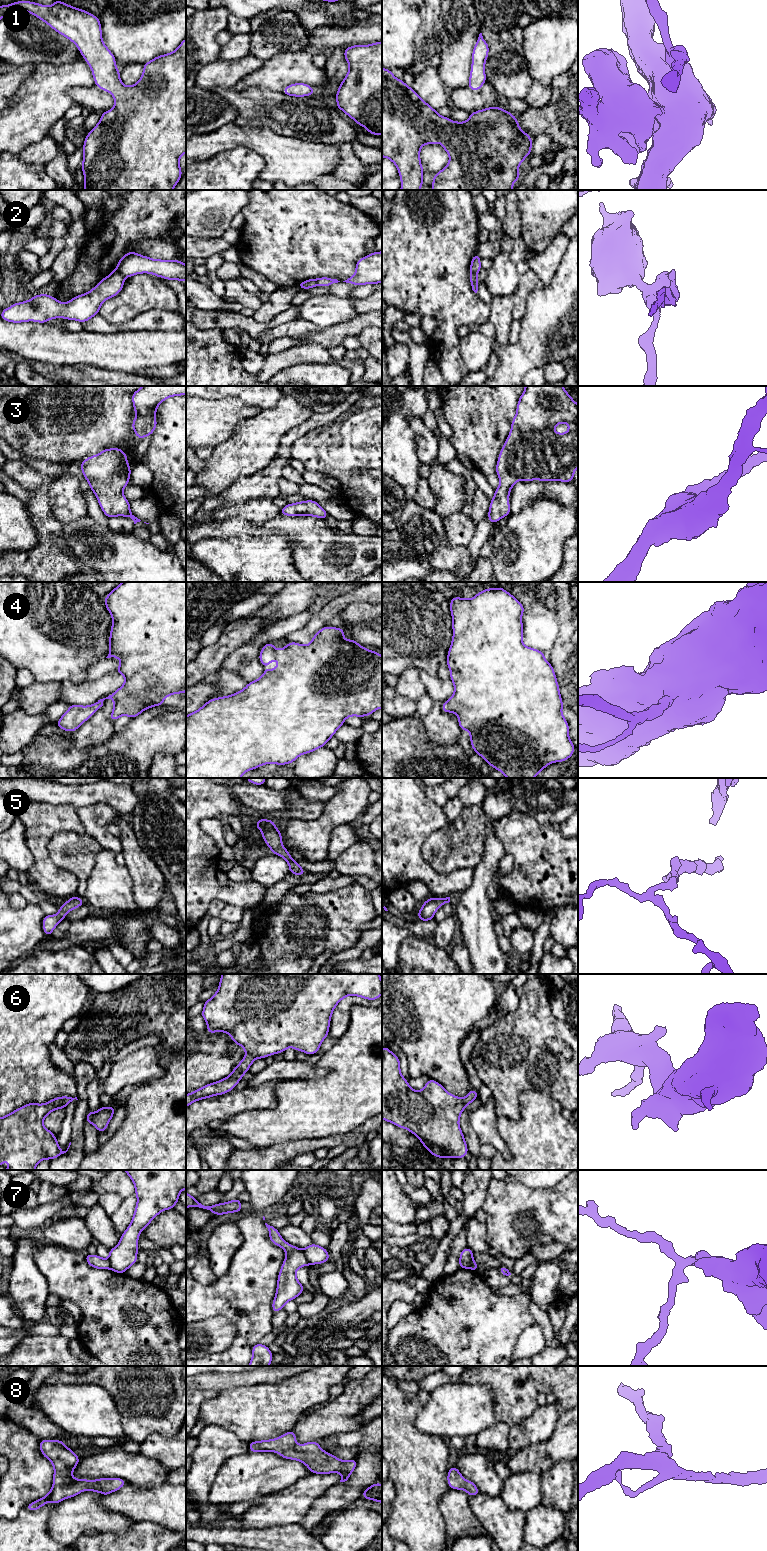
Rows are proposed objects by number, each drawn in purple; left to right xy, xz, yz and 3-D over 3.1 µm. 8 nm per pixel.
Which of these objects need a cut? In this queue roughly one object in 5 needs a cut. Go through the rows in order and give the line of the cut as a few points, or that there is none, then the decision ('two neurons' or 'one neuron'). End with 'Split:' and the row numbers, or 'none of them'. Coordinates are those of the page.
1: no cut | one neuron
2: xy (116, 268), (124, 277) | two neurons
3: no cut | one neuron
4: no cut | one neuron
5: no cut | one neuron
6: no cut | one neuron
7: xz (302, 1250), (309, 1264) | two neurons
8: no cut | one neuron
Split: 2, 7

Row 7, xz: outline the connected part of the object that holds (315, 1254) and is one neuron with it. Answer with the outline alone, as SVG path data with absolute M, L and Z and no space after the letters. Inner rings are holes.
M313 1243L304 1248L303 1252L309 1265L321 1264L330 1259L326 1248Z

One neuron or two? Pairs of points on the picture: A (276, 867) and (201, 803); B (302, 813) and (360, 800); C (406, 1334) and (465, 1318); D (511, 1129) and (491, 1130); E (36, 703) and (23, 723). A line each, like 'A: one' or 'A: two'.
A: two
B: two
C: one
D: two
E: two

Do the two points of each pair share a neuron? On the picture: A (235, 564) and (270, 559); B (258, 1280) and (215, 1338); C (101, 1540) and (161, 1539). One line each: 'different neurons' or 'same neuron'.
A: same neuron
B: different neurons
C: same neuron

